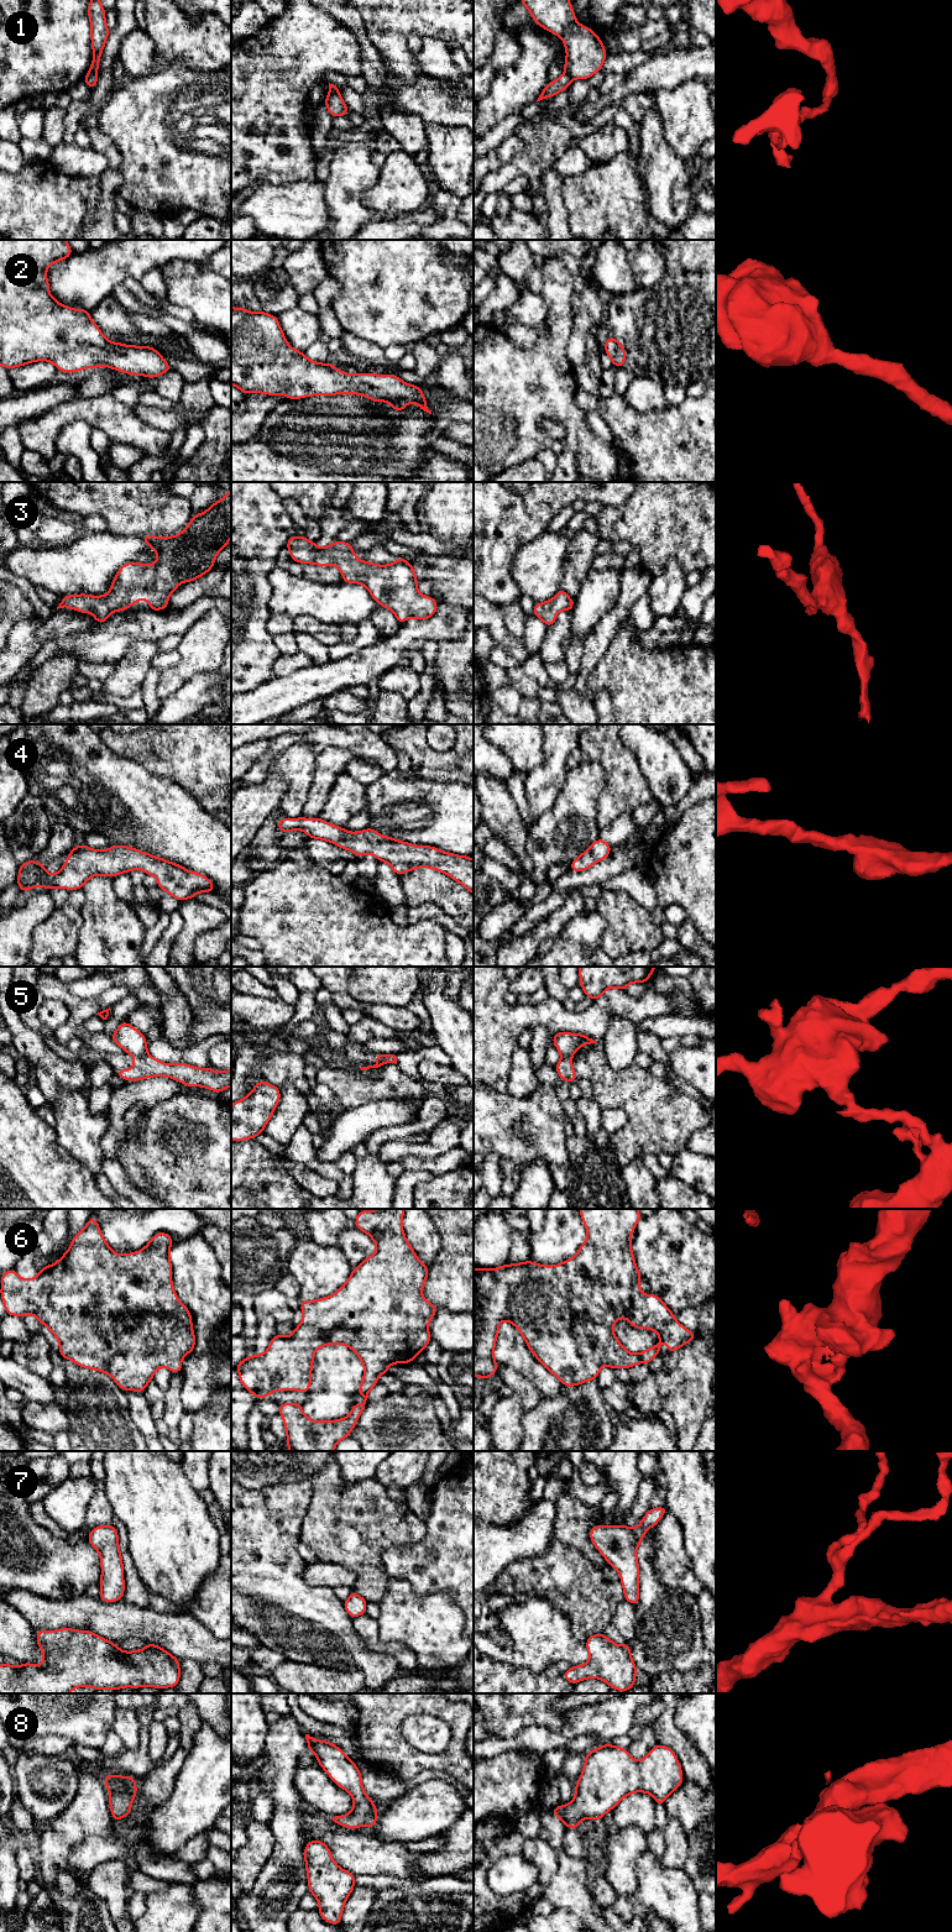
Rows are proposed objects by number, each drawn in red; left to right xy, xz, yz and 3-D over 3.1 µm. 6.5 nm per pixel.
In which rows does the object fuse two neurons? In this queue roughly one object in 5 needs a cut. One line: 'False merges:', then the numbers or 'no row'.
False merges: 1, 5

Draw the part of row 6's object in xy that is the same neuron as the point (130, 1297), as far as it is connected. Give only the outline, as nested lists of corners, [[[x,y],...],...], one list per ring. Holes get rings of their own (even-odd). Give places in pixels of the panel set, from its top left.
[[[90,1216],[84,1229],[72,1239],[67,1252],[56,1263],[42,1266],[36,1277],[22,1279],[14,1268],[1,1273],[0,1295],[5,1311],[20,1318],[35,1315],[58,1340],[63,1358],[108,1373],[125,1392],[145,1392],[159,1367],[181,1373],[182,1358],[195,1346],[190,1311],[178,1299],[172,1283],[172,1244],[172,1236],[161,1231],[142,1250],[119,1255],[103,1237],[98,1220]]]

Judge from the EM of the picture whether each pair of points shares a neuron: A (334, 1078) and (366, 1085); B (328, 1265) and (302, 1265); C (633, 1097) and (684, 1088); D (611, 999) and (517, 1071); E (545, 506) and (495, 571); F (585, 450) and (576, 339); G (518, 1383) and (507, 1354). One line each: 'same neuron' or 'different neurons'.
A: same neuron
B: same neuron
C: different neurons
D: different neurons
E: same neuron
F: different neurons
G: different neurons

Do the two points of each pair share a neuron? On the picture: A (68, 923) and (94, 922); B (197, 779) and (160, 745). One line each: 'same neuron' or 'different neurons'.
A: different neurons
B: same neuron

